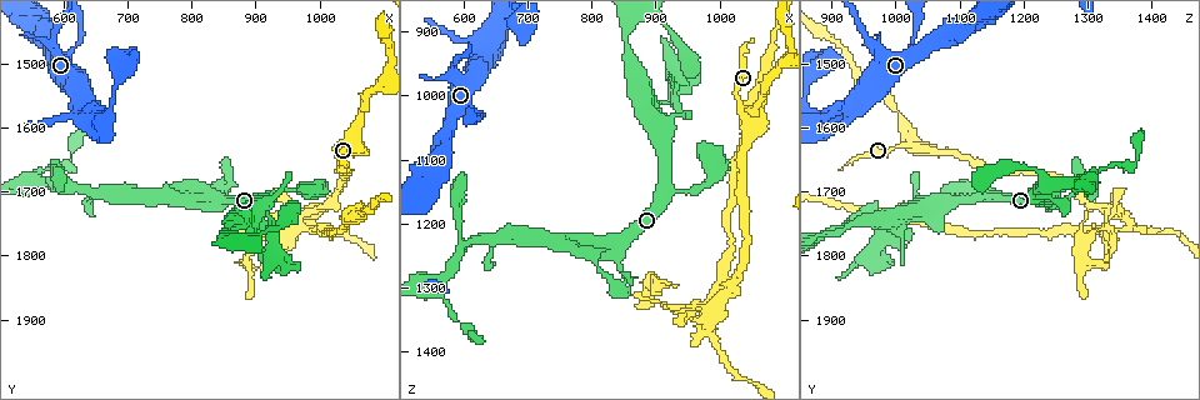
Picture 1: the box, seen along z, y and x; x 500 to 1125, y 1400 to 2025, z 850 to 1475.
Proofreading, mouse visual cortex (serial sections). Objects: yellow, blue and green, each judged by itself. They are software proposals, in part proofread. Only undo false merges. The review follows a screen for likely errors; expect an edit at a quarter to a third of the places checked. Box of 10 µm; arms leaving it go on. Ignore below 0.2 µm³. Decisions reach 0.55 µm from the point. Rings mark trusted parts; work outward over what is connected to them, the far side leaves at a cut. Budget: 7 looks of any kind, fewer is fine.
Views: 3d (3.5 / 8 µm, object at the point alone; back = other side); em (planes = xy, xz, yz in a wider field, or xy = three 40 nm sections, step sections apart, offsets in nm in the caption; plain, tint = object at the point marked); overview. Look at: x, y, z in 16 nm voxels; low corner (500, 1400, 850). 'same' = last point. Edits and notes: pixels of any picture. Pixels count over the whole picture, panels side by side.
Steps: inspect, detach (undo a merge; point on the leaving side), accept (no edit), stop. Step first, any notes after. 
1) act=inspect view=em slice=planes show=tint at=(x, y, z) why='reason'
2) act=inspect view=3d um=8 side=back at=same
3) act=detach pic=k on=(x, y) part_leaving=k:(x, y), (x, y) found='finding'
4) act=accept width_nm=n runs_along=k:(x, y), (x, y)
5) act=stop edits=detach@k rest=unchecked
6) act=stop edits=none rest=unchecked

act=inspect view=3d um=3.5 at=(625, 1440, 1035) why='thick turns thin'

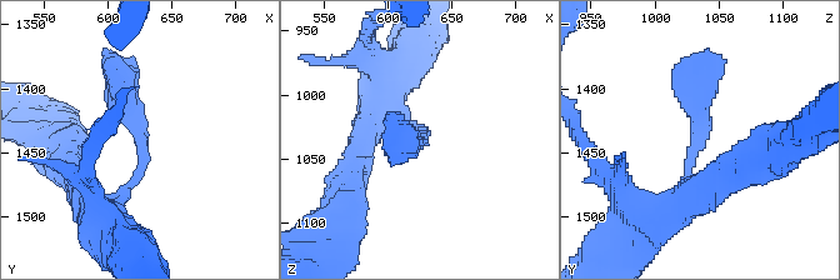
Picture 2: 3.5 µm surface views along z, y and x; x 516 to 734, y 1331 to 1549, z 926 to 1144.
act=inspect view=em slice=xy step=2 show=tint at=(628, 1442, 1036)

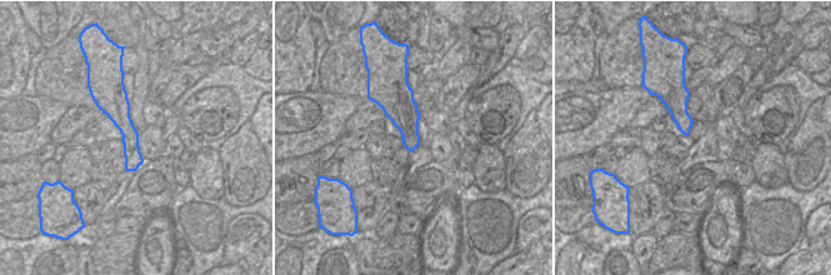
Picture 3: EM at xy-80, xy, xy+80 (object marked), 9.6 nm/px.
act=accept arm_widths_nm=150,300 runs_along=2:(100, 221), (143, 163), (116, 90) found='one cell here'

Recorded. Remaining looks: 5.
act=inspect view=3d um=3.5 at=(635, 1695, 1220) why='calibre changes'

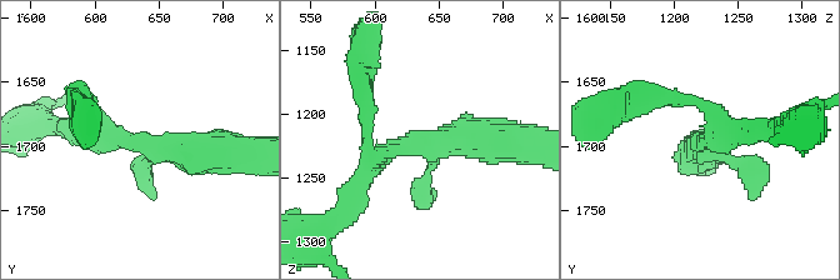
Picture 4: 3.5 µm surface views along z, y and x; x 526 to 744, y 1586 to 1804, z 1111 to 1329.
act=inspect view=em slice=xy step=1 show=tint at=(640, 1700, 1222) why='now the EM'

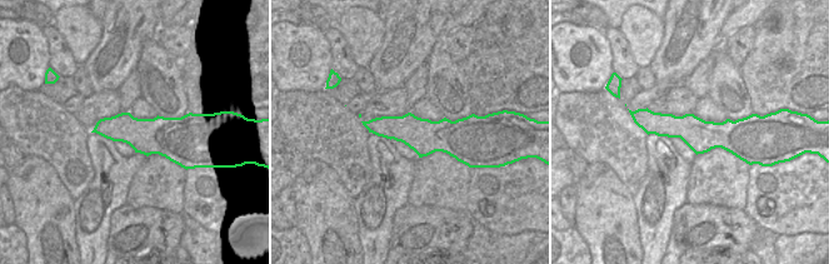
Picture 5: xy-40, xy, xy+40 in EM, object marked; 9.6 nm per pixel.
act=accept runs_along=5:(638, 120), (694, 132), (744, 125) found='one cell here'

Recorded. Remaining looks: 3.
act=inspect view=3d um=3.5 at=(980, 1750, 1370) why='sharp bend'

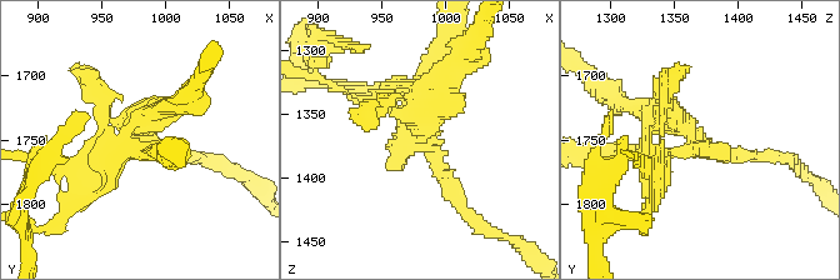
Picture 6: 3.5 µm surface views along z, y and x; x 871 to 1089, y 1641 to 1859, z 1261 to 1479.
act=inspect view=em slice=xy step=1 show=tint at=(984, 1750, 1368) why='now the EM'

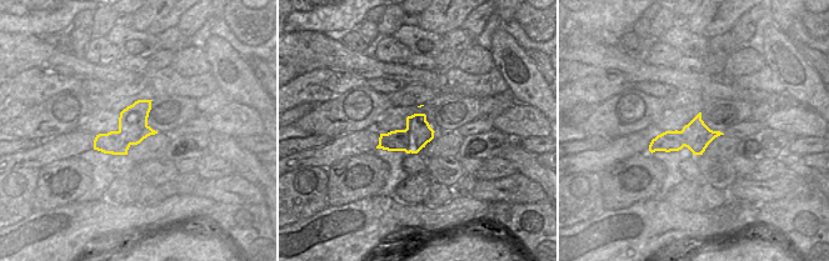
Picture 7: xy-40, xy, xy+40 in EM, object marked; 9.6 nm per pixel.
act=detach pic=6 on=(435, 48) width_nm=280 part_leaving=6:(695, 146), (691, 150), (593, 154) found='two cells meet here'

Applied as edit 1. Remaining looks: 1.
act=stop edits=detach@6 rest=unchecked

